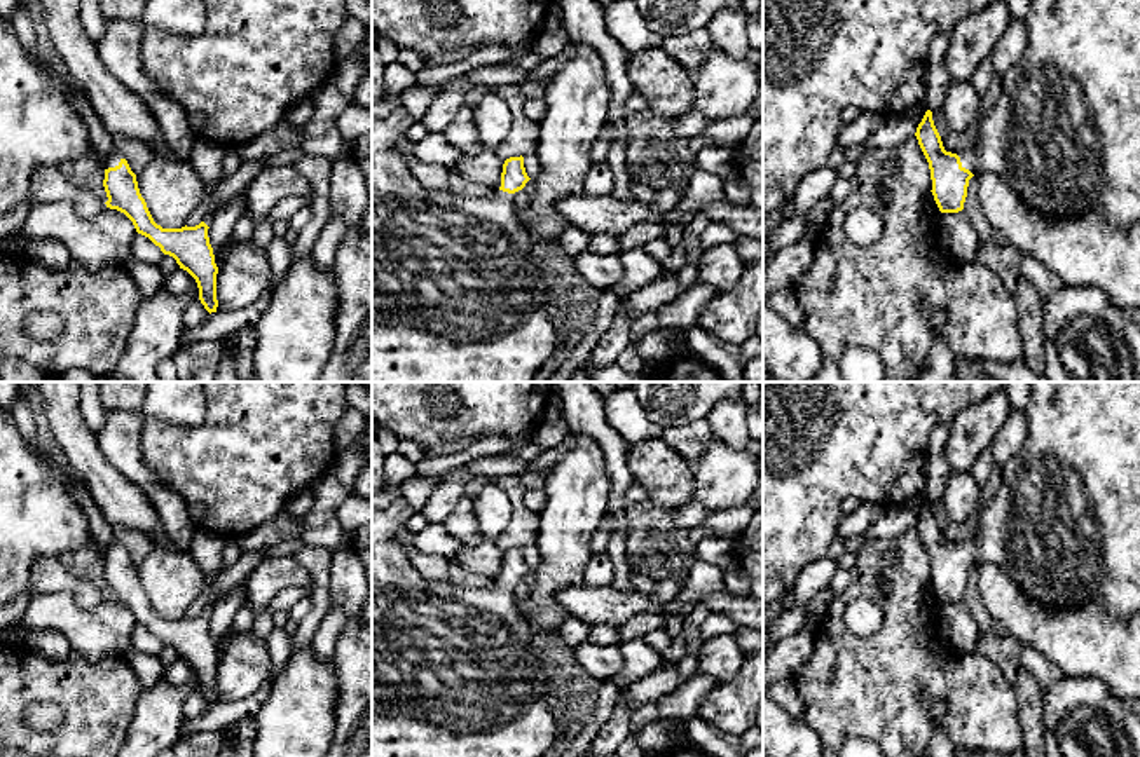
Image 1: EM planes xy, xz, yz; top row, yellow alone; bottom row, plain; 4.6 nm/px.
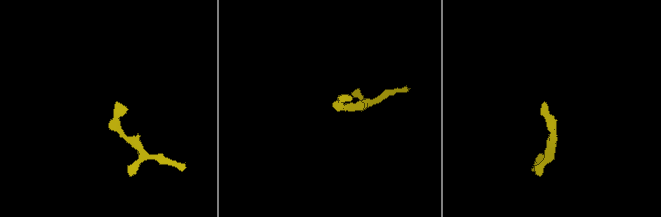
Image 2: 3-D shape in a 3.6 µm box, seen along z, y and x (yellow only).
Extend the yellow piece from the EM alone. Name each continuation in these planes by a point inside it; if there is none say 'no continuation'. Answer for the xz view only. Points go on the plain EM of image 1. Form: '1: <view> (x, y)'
1: xz (454, 674)

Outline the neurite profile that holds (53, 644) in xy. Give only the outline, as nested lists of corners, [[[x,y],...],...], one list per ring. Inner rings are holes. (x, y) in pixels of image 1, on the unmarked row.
[[[58,630],[31,631],[24,638],[24,645],[52,659],[63,659],[73,651],[68,637]]]

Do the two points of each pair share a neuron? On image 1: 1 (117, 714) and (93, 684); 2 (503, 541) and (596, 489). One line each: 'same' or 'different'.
1: same
2: different

